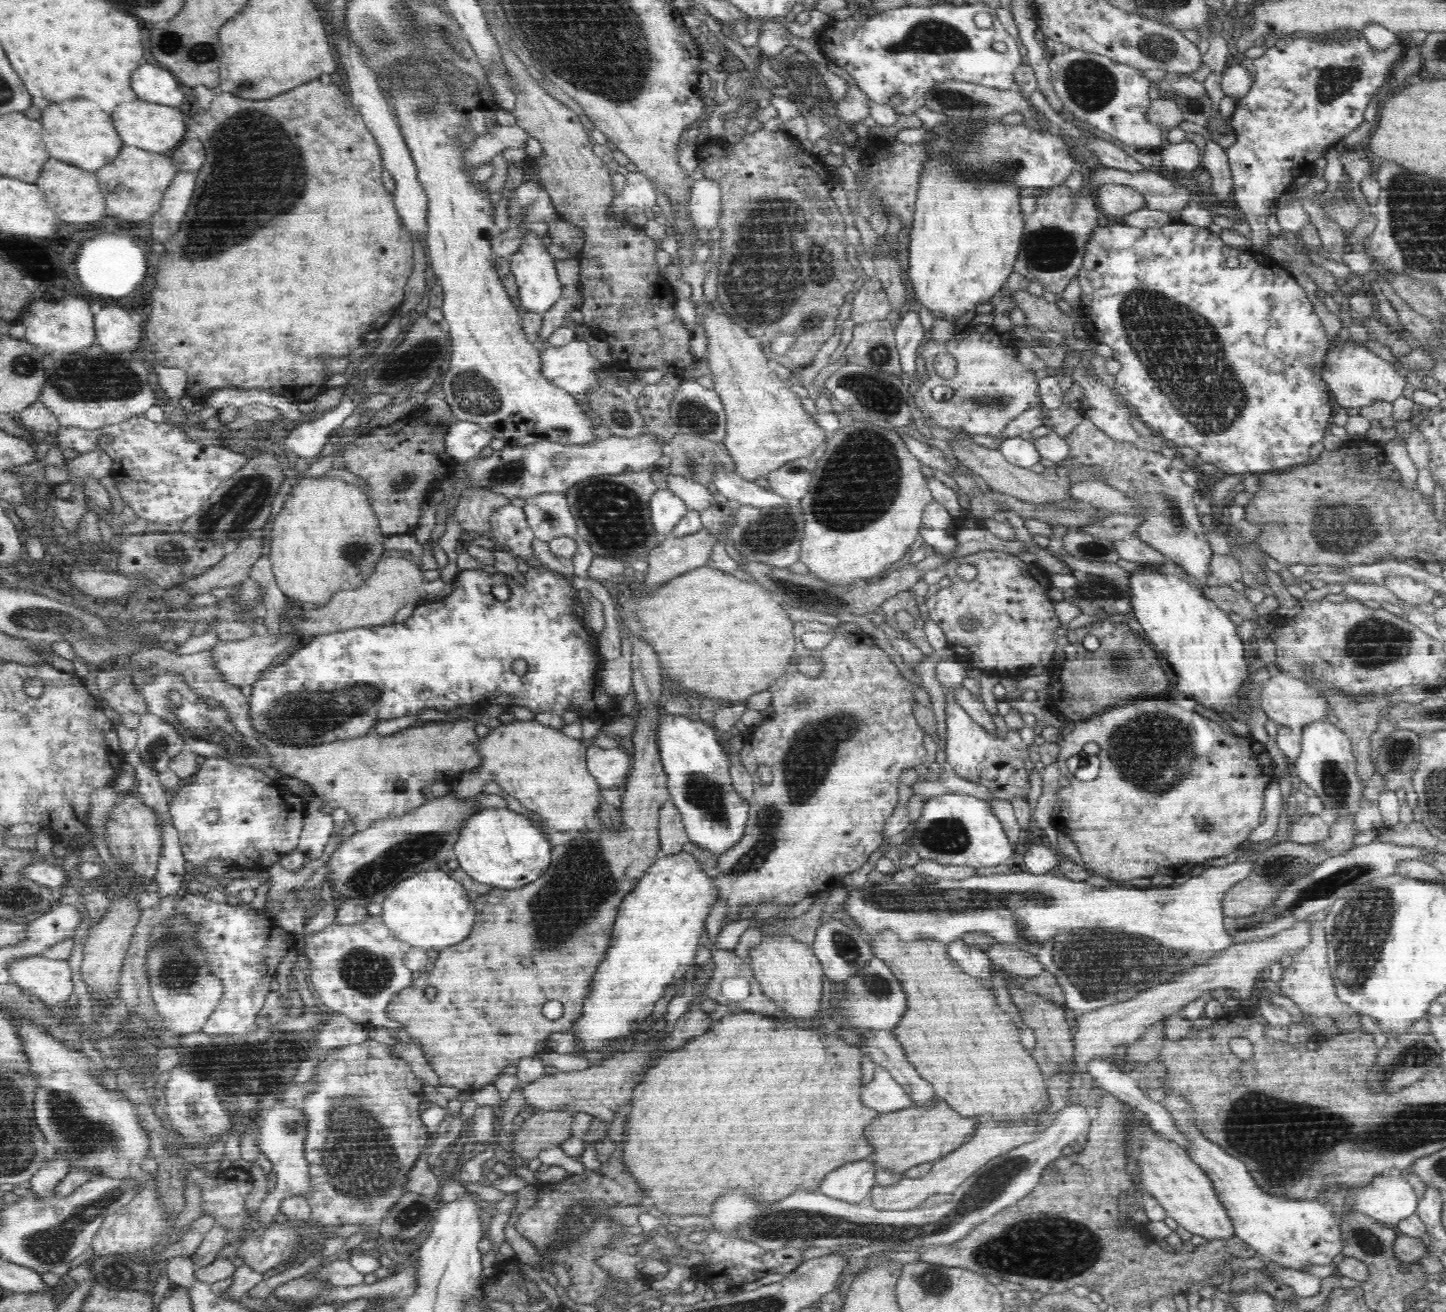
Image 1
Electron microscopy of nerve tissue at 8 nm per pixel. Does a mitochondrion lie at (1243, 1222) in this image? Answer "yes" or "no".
no

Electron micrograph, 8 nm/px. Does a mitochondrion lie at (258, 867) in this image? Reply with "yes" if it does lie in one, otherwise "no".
no

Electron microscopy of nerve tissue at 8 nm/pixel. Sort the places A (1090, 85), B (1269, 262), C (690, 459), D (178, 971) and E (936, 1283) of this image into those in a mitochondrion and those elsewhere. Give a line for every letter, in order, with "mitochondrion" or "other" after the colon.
A: mitochondrion
B: other
C: mitochondrion
D: mitochondrion
E: mitochondrion

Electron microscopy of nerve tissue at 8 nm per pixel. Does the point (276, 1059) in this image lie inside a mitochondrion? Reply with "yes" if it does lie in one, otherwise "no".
yes

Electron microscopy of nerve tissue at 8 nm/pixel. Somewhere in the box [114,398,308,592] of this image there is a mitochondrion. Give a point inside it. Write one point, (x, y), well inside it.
(240, 507)

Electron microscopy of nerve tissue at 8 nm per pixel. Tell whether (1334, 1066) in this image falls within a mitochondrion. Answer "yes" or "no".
no

